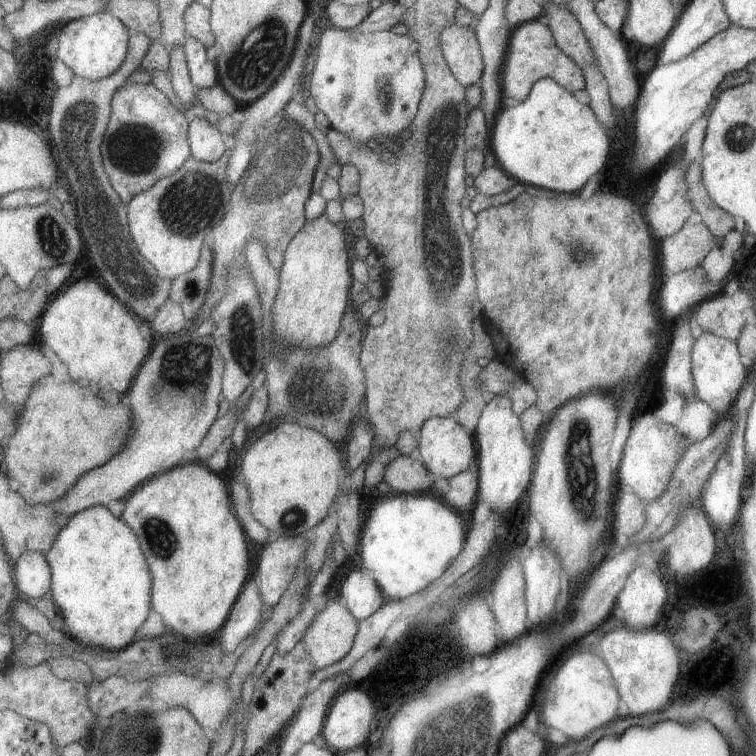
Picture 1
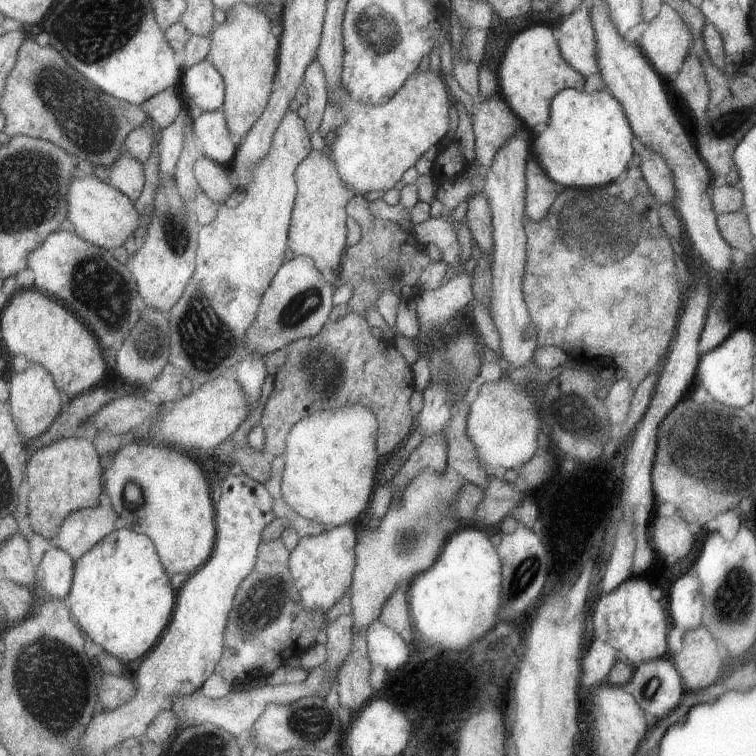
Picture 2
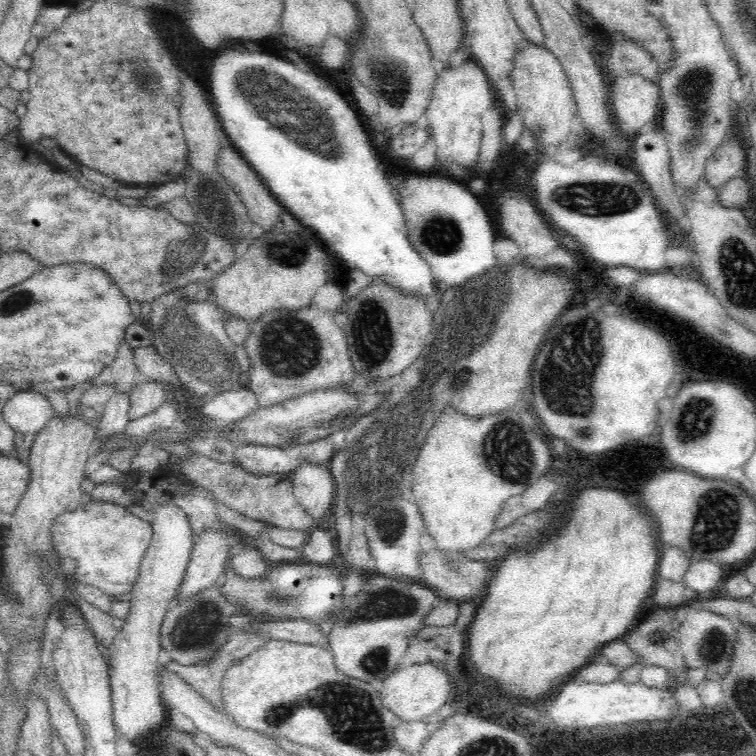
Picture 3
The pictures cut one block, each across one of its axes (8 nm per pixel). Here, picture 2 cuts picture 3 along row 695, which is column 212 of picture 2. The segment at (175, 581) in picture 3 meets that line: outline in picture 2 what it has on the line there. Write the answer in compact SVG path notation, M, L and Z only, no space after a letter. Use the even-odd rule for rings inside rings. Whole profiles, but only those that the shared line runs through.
M201 112L193 122L195 136L201 144L203 156L219 162L223 168L231 168L237 146L229 138L229 128L223 112Z

